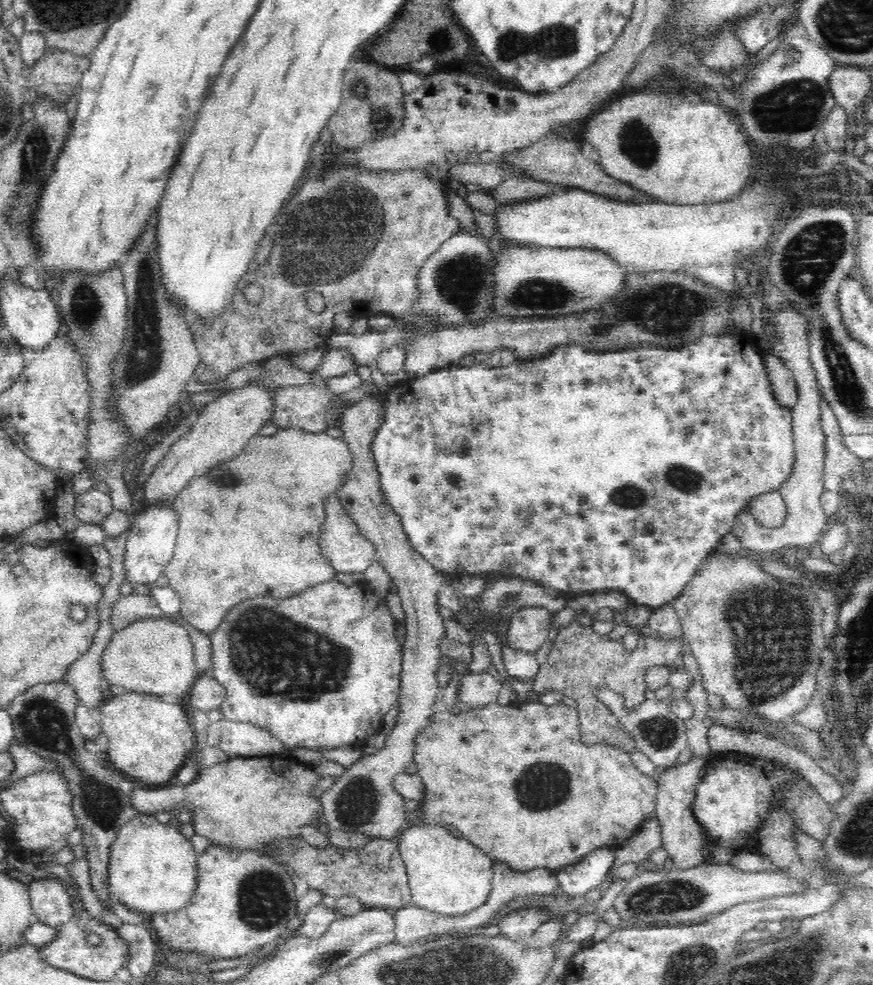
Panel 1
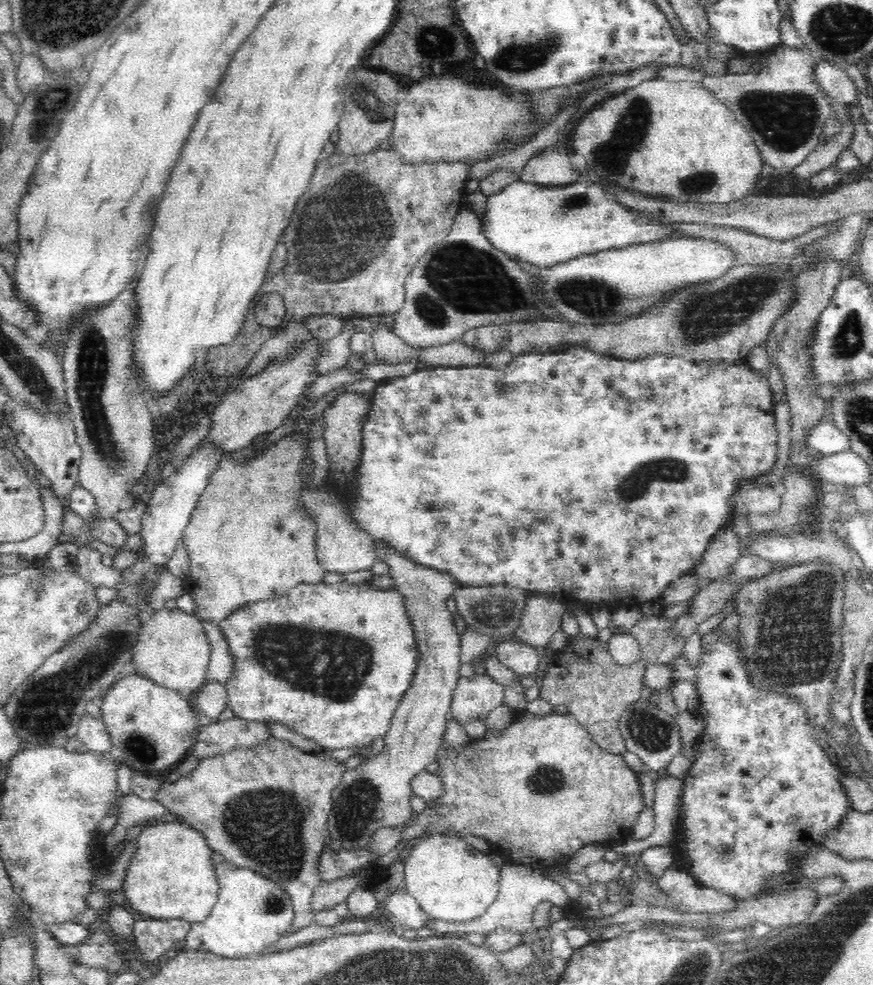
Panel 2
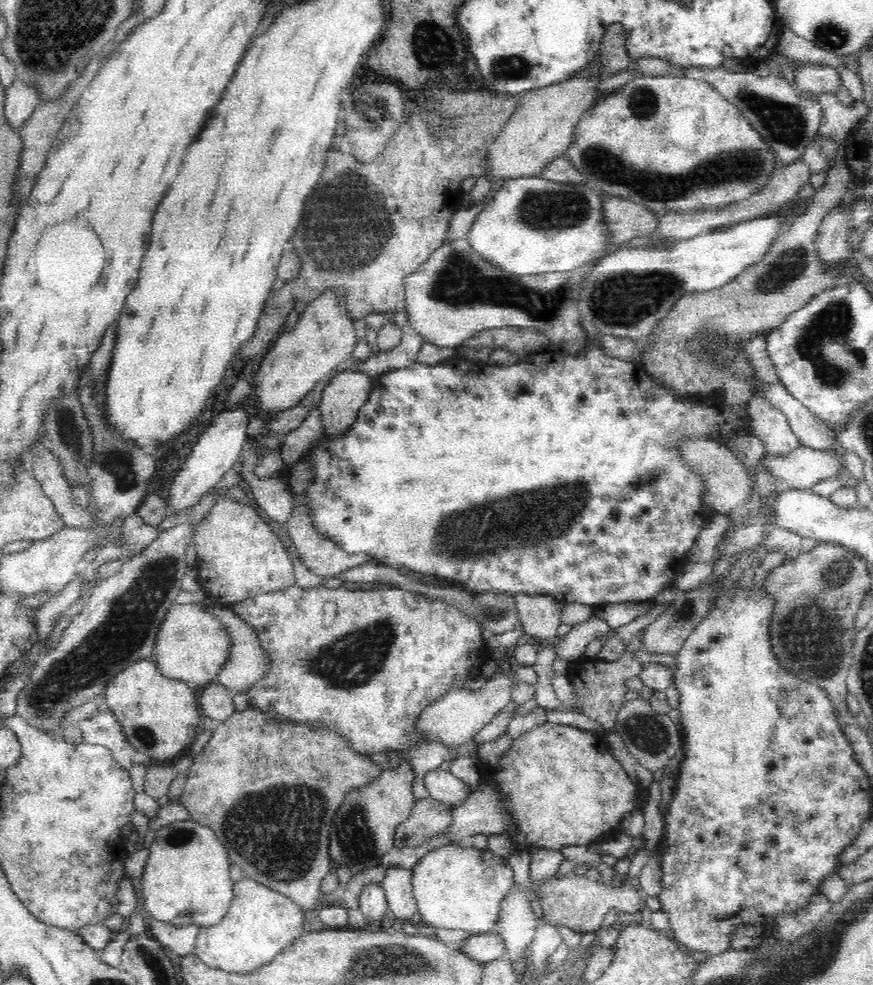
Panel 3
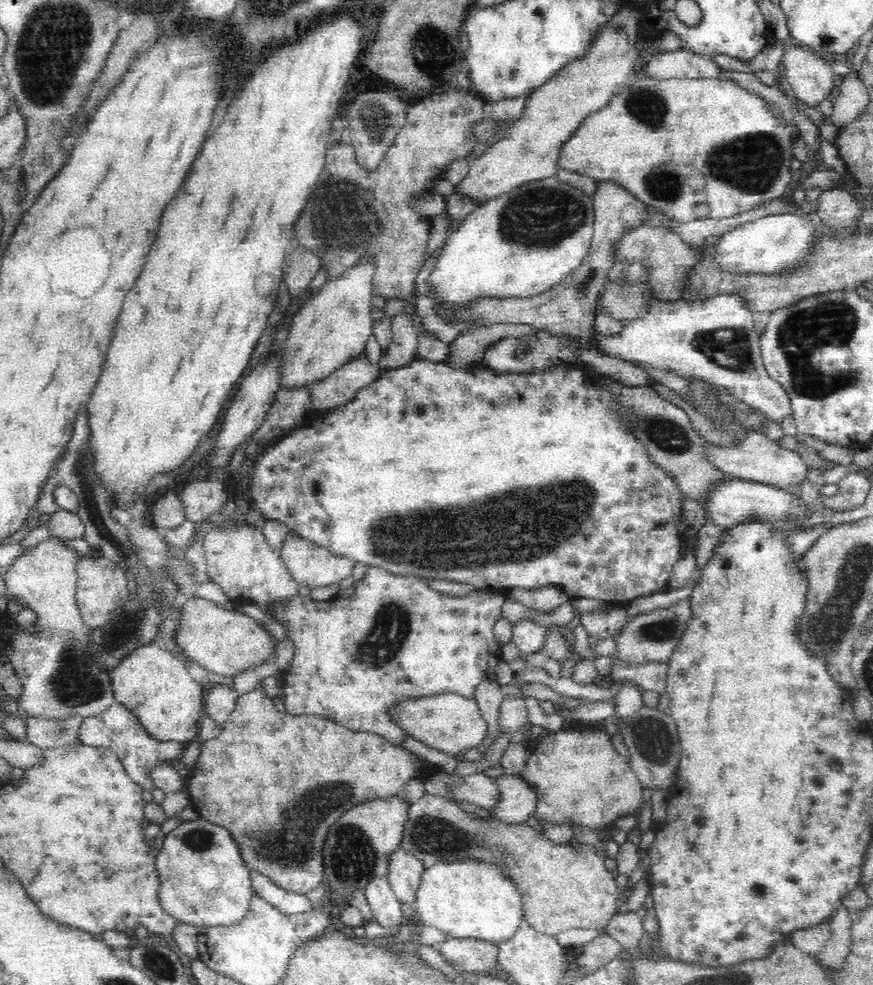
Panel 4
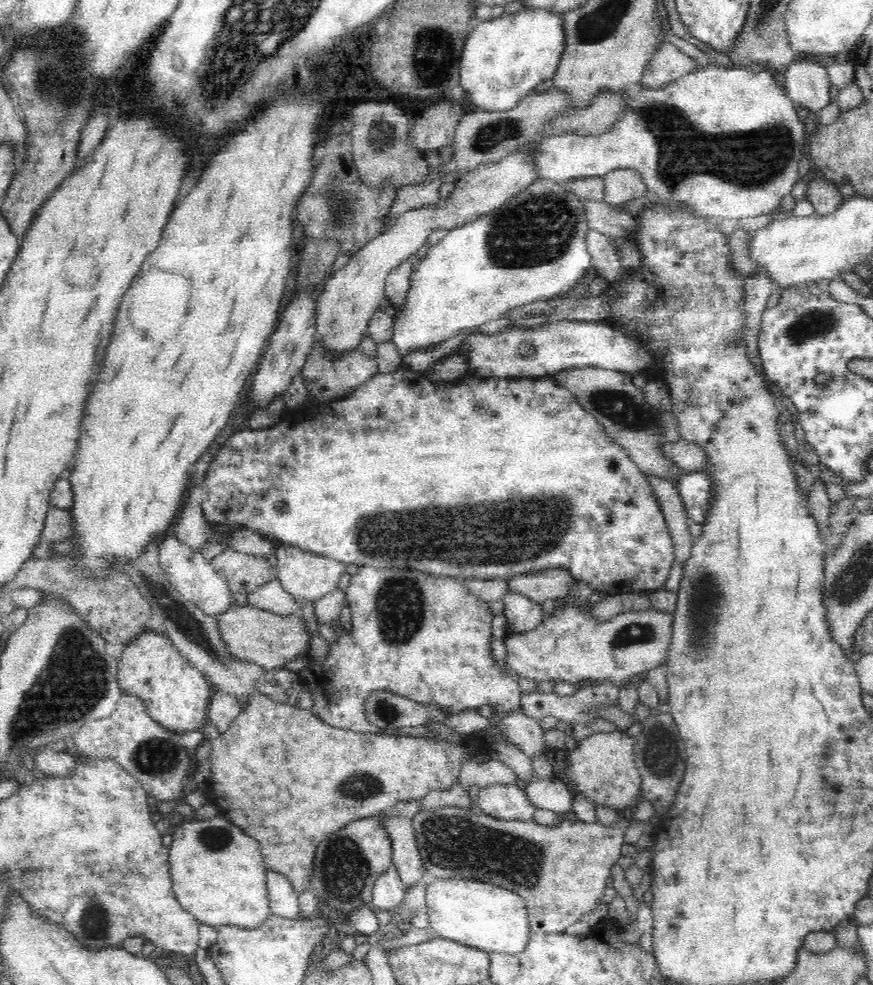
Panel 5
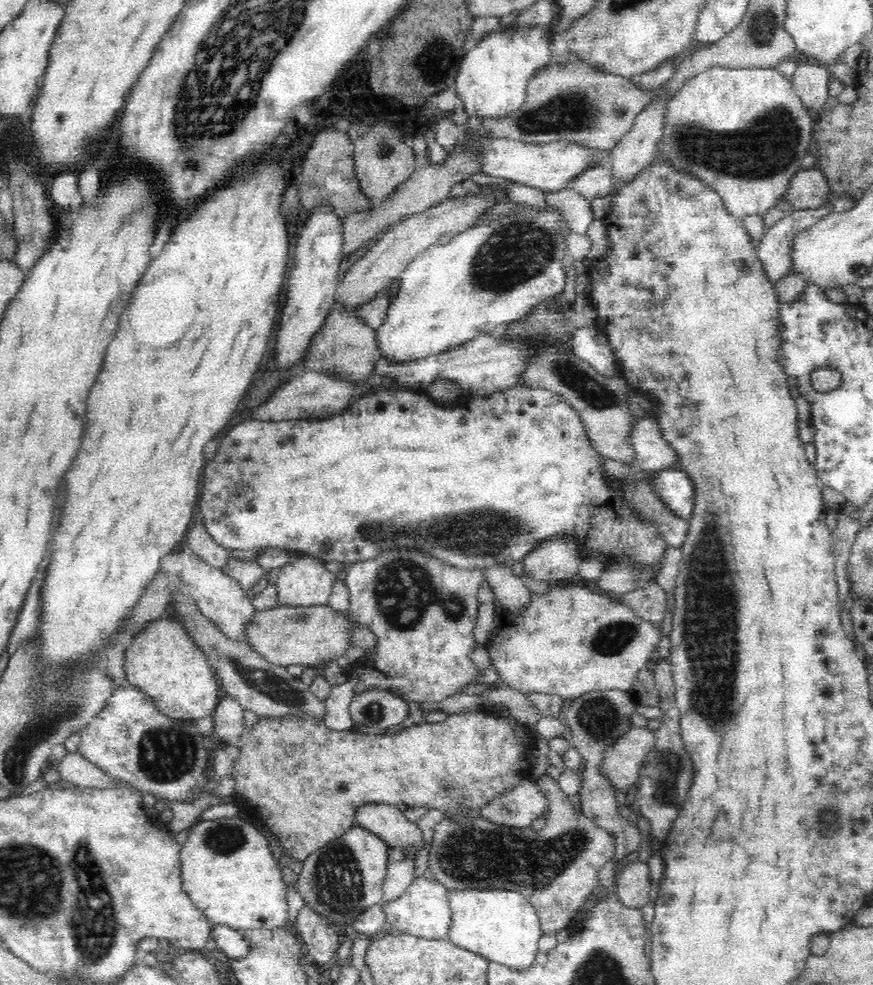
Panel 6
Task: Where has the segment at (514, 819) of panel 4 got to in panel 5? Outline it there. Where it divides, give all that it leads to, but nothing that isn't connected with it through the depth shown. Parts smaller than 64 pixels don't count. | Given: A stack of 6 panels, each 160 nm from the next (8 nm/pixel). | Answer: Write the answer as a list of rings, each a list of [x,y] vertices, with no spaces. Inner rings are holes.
[[[536,779],[527,782],[523,790],[525,799],[535,808],[551,810],[564,815],[572,810],[572,797],[567,788],[551,779]]]

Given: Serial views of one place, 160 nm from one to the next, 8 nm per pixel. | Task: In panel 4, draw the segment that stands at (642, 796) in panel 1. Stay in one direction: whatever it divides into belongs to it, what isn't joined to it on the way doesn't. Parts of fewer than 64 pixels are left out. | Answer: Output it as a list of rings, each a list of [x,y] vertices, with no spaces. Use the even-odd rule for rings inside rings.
[[[561,728],[557,731],[549,731],[543,737],[529,740],[528,760],[526,766],[520,770],[520,777],[532,788],[536,797],[534,818],[540,825],[565,826],[570,830],[576,830],[584,826],[588,830],[600,830],[600,828],[614,825],[618,818],[637,814],[643,804],[643,786],[638,775],[631,768],[630,763],[621,756],[612,745],[610,736],[596,728],[592,732],[588,730],[578,731],[578,728]]]

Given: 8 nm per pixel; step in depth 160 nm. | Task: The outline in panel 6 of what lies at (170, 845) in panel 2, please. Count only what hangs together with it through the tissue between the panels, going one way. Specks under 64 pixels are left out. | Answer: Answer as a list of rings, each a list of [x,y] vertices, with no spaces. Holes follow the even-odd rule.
[[[239,816],[216,820],[197,820],[184,833],[186,842],[182,844],[180,878],[182,890],[190,902],[204,913],[213,925],[226,925],[234,930],[274,930],[288,925],[288,905],[286,884],[281,879],[281,868],[277,862],[274,843],[254,822],[245,822]]]

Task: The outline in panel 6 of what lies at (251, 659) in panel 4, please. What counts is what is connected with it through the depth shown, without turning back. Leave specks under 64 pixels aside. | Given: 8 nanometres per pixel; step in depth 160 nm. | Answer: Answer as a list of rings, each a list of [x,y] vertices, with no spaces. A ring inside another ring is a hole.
[[[284,606],[255,610],[245,624],[244,640],[264,660],[281,667],[291,664],[309,666],[319,660],[335,660],[346,653],[348,628],[354,625],[349,612],[339,614],[328,606]]]

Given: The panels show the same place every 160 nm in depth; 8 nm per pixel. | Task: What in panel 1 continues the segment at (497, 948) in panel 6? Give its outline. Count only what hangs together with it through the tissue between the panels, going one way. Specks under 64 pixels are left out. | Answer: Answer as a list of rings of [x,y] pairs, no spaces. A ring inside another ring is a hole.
[[[428,823],[400,830],[396,838],[409,889],[418,908],[453,917],[468,914],[486,902],[491,891],[494,861],[469,840],[447,826]]]

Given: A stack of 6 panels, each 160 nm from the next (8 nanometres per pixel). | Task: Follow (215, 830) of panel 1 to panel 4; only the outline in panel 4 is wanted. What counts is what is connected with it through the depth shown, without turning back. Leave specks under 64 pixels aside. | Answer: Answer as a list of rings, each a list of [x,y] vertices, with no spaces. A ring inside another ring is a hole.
[[[264,680],[258,684],[258,688],[254,692],[239,696],[234,711],[224,721],[218,737],[200,741],[201,753],[198,761],[189,769],[187,775],[189,795],[191,796],[190,804],[194,806],[202,819],[216,826],[224,827],[230,833],[230,838],[232,838],[232,841],[238,847],[238,852],[245,868],[263,874],[267,880],[273,882],[286,892],[306,895],[310,890],[314,890],[318,885],[324,883],[326,871],[324,871],[322,849],[324,849],[327,840],[328,828],[336,820],[347,810],[356,806],[356,804],[372,800],[374,797],[385,799],[395,795],[398,791],[402,792],[410,780],[416,778],[423,780],[426,775],[439,770],[439,768],[426,760],[417,760],[414,753],[409,752],[402,746],[392,746],[389,742],[384,741],[382,737],[378,737],[377,734],[354,732],[324,717],[309,715],[294,716],[286,712],[280,713],[274,706],[272,698],[269,698],[264,693],[262,689],[263,682]],[[304,830],[312,832],[310,834],[312,840],[304,840]]]

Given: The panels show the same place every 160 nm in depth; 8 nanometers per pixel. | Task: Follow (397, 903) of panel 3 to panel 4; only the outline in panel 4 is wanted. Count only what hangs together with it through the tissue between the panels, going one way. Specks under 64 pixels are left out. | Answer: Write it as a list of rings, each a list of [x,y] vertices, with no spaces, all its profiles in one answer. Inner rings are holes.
[[[398,849],[389,860],[387,881],[394,896],[404,906],[415,906],[416,893],[422,871],[425,869],[420,860]]]

